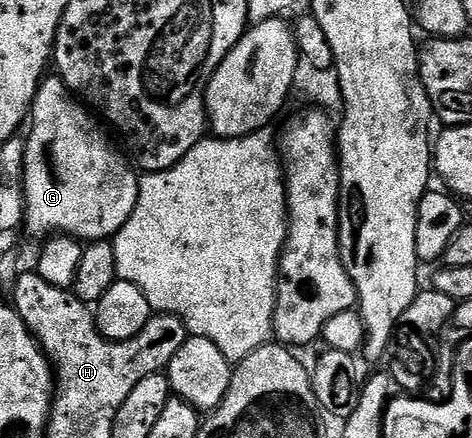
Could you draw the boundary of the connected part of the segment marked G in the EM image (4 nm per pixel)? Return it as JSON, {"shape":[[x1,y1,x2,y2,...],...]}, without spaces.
{"shape":[[60,76,42,78,33,101,31,125,28,127,29,138,24,139,23,226,31,233,45,234,44,236,69,235,88,244,112,239,113,235,119,232,119,228,127,224,139,196,139,174,131,165,130,159,109,143,109,138,101,131,100,125,102,126,102,123,74,97]]}

